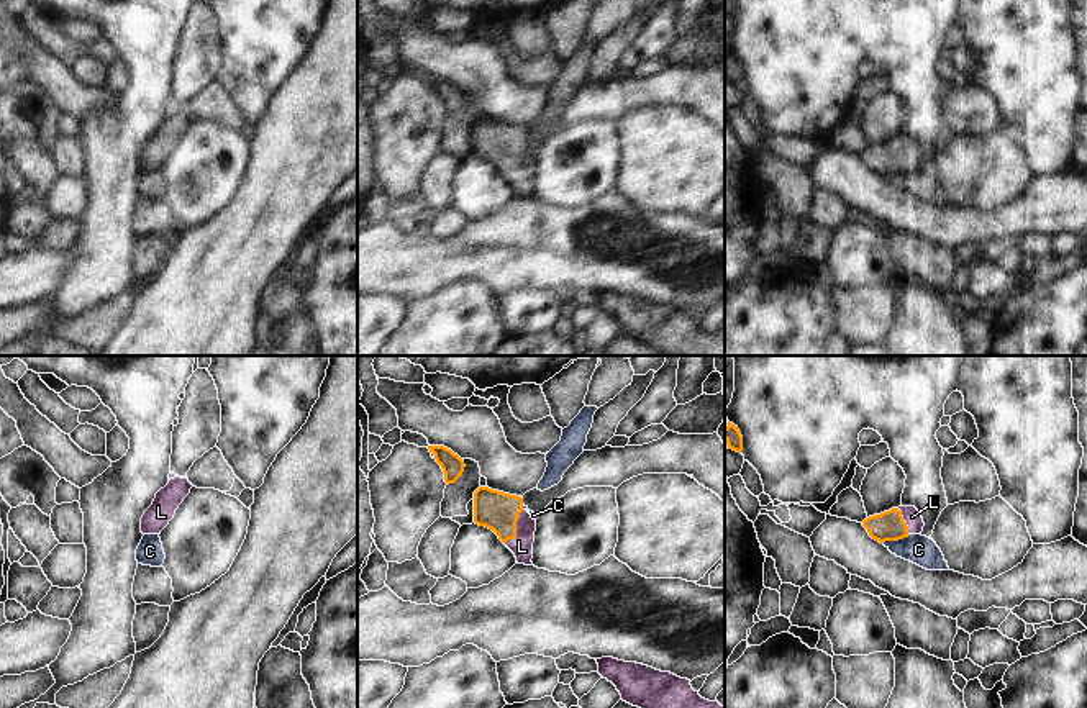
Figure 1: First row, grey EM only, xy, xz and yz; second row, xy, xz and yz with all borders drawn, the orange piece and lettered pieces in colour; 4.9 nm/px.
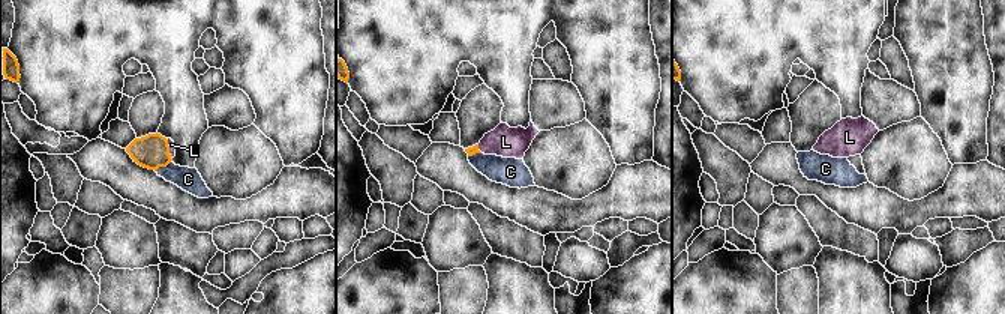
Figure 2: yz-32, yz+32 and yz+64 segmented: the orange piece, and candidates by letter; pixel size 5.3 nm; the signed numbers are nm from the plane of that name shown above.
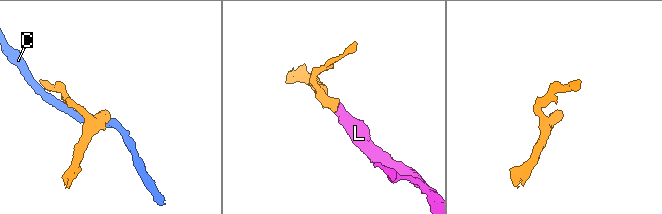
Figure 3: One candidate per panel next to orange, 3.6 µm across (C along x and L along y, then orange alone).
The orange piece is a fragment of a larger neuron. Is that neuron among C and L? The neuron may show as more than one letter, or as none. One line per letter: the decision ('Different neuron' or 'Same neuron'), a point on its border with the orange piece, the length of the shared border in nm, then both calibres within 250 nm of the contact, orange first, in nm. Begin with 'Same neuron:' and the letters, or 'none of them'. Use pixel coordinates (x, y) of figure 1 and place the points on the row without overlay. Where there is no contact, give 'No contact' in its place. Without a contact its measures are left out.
Same neuron: L
C: Different neuron. Touches orange at yz (895, 172). Shared border 160 nm. Thickness 140 nm (orange) against 140 nm
L: Same neuron. Touches orange at xz (515, 161). Shared border 200 nm. Thickness 190 nm (orange) against 110 nm

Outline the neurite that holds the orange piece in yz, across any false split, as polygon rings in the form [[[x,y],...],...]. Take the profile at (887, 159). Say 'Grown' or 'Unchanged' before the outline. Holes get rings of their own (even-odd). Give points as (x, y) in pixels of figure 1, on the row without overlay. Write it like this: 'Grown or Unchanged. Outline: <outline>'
Grown. Outline: [[[898,139],[866,151],[862,159],[872,172],[882,177],[908,170],[910,167],[921,167],[925,156],[915,139]]]

